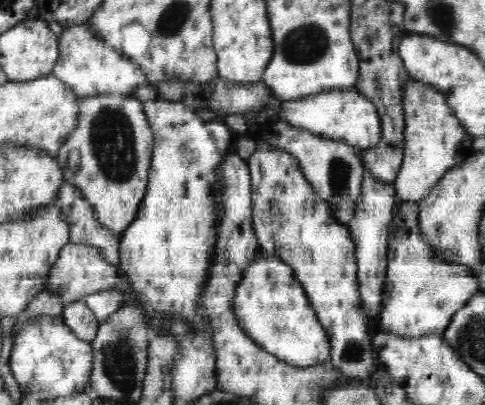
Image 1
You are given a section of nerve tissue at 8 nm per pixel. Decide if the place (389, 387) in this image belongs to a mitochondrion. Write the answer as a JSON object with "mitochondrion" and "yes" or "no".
{"mitochondrion":"no"}

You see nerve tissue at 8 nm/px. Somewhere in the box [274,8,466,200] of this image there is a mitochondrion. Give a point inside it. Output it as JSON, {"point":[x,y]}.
{"point":[308,42]}

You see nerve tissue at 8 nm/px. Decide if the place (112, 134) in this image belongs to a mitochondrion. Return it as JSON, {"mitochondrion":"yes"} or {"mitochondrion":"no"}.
{"mitochondrion":"yes"}

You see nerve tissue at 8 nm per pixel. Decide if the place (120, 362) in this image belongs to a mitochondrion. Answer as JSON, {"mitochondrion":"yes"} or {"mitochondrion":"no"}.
{"mitochondrion":"yes"}

